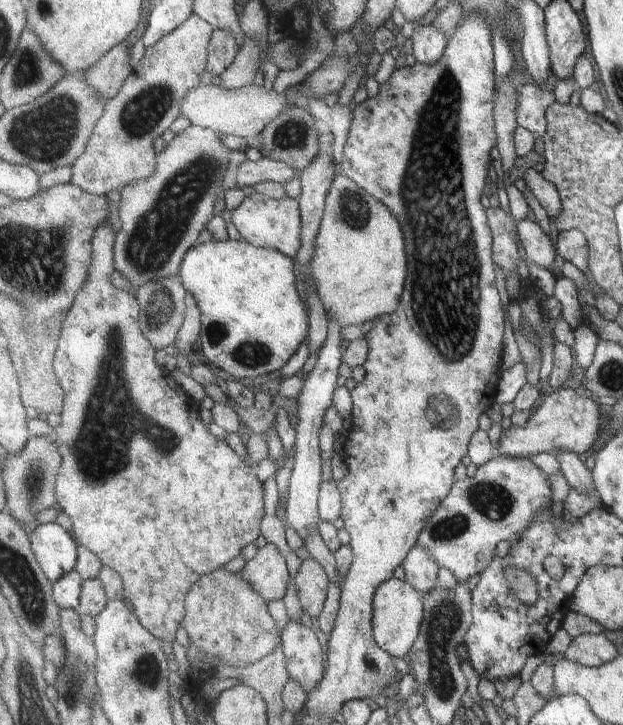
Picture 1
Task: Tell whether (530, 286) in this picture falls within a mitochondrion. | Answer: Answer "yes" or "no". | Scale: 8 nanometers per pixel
no

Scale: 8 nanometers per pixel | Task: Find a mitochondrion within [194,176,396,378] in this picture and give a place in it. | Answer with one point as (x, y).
(354, 210)

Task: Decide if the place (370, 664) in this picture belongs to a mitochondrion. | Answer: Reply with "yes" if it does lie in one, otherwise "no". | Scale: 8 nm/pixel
no

